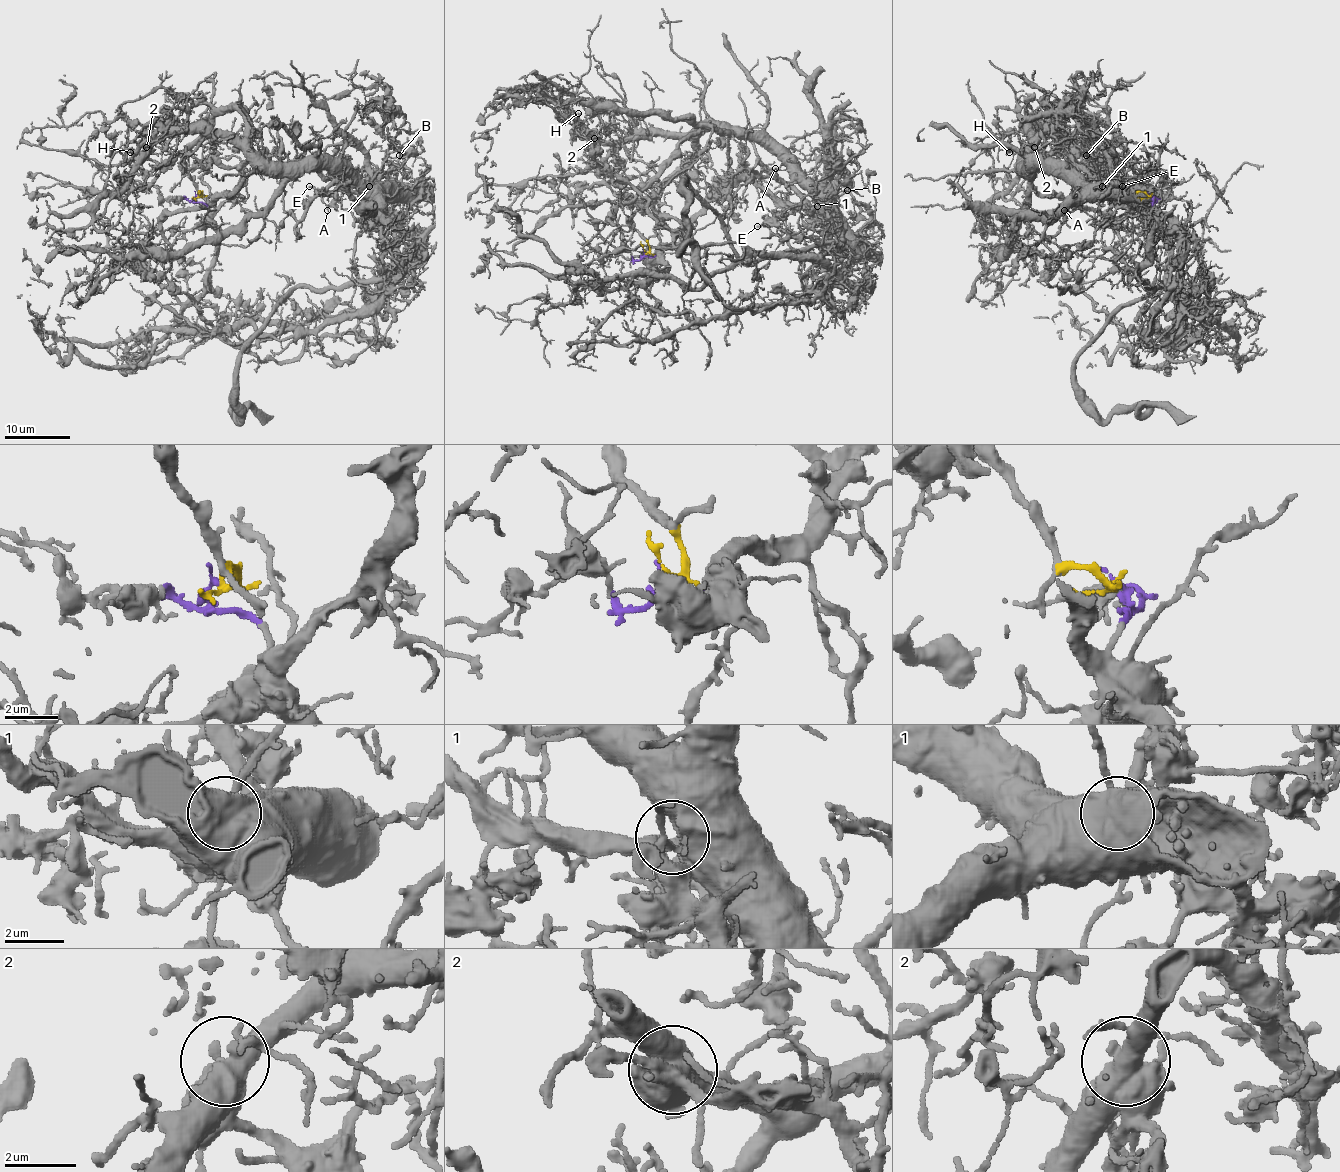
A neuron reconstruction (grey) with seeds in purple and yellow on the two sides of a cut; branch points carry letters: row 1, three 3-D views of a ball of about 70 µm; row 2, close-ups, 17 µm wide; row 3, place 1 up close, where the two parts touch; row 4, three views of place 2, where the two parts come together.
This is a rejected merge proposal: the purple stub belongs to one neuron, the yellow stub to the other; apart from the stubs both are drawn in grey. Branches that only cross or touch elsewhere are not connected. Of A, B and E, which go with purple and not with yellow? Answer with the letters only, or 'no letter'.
B, E

